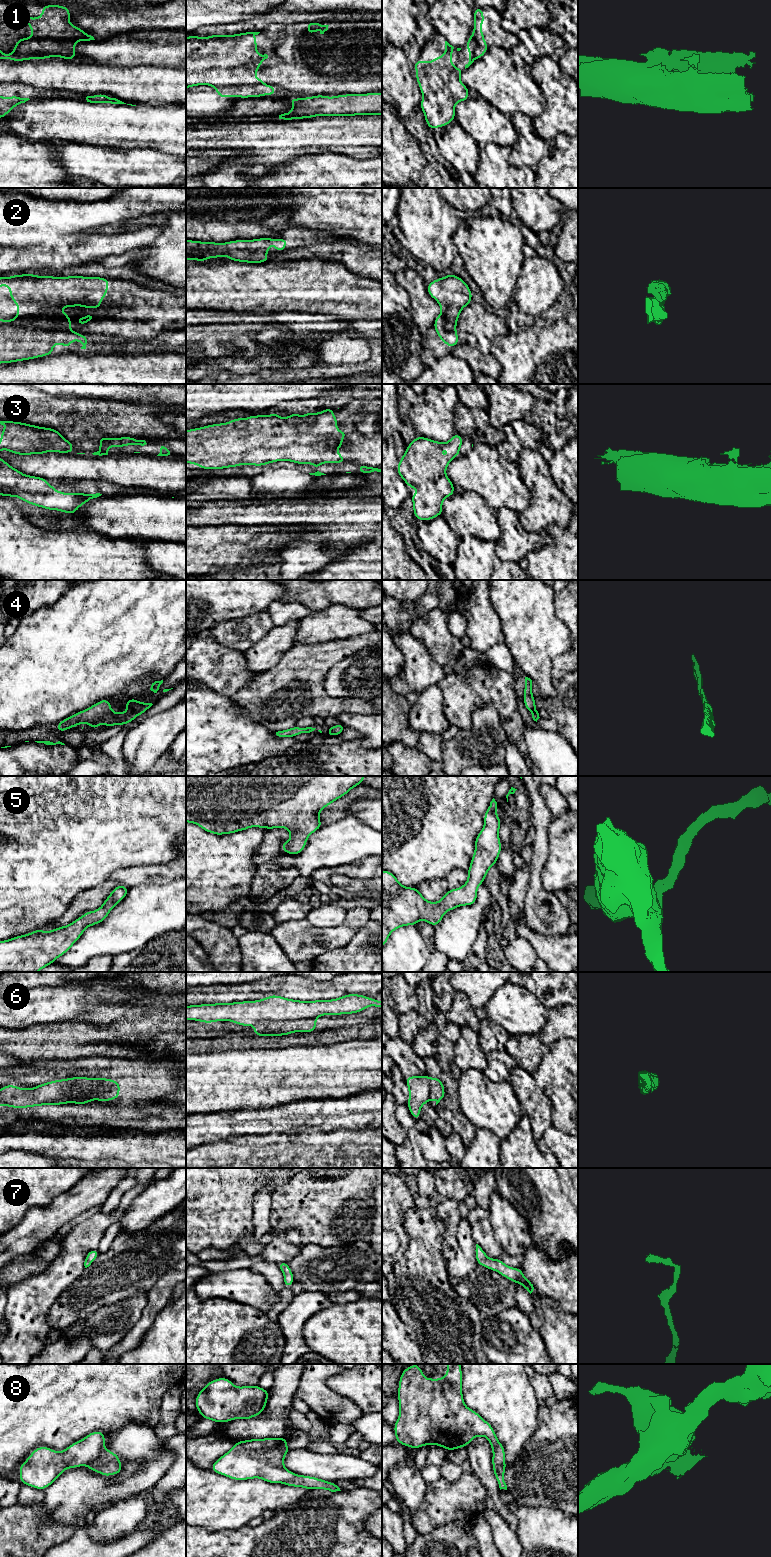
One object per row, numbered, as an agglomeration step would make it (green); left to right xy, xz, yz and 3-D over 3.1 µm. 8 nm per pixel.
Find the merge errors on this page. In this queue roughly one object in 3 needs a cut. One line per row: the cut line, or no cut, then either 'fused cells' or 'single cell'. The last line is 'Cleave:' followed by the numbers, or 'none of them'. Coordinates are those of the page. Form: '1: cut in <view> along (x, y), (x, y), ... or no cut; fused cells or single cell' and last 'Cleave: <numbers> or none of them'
1: cut in xz along (263, 83), (216, 88); fused cells
2: cut in xy along (16, 317), (41, 327), (67, 318); fused cells
3: cut in xz along (312, 463), (319, 464); fused cells
4: no cut; single cell
5: no cut; single cell
6: cut in xz along (316, 1017), (262, 1020), (253, 1025); fused cells
7: no cut; single cell
8: cut in xy along (103, 1446), (100, 1452), (85, 1465); fused cells
Cleave: 1, 2, 3, 6, 8

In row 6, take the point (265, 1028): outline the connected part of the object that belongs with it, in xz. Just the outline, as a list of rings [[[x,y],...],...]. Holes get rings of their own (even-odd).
[[[317,1018],[255,1023],[254,1036],[283,1036],[294,1032],[315,1032]]]

